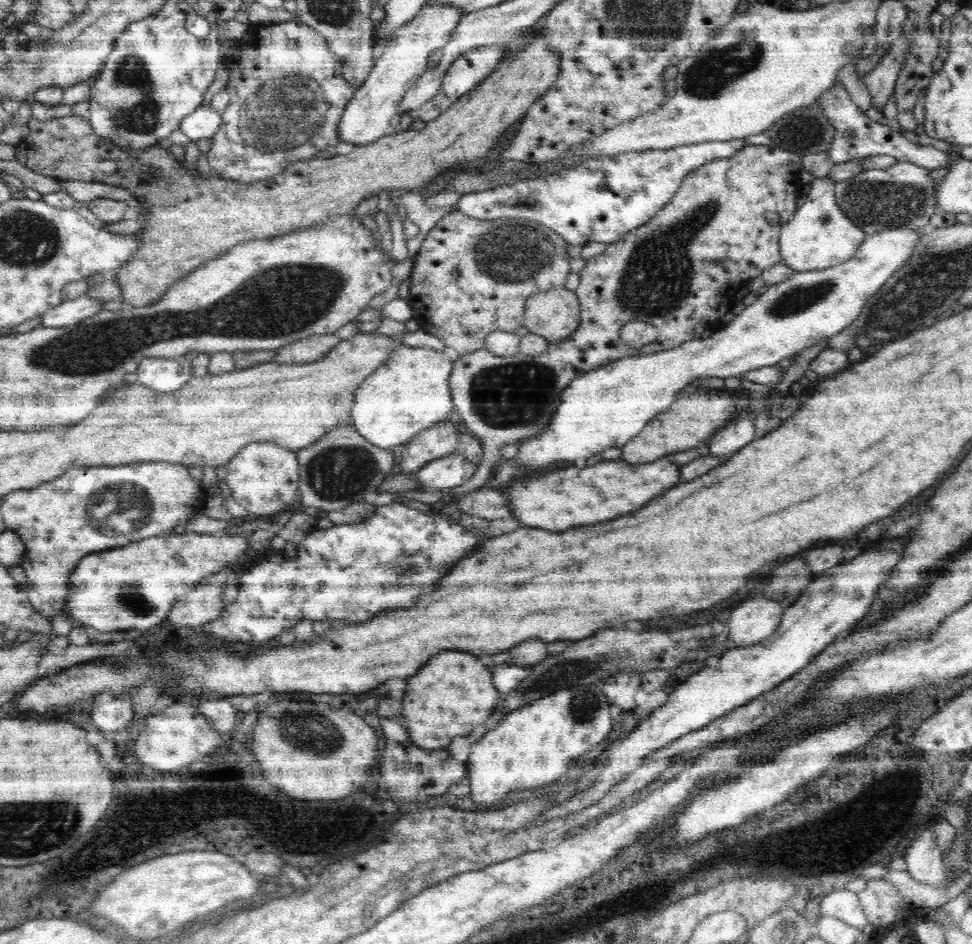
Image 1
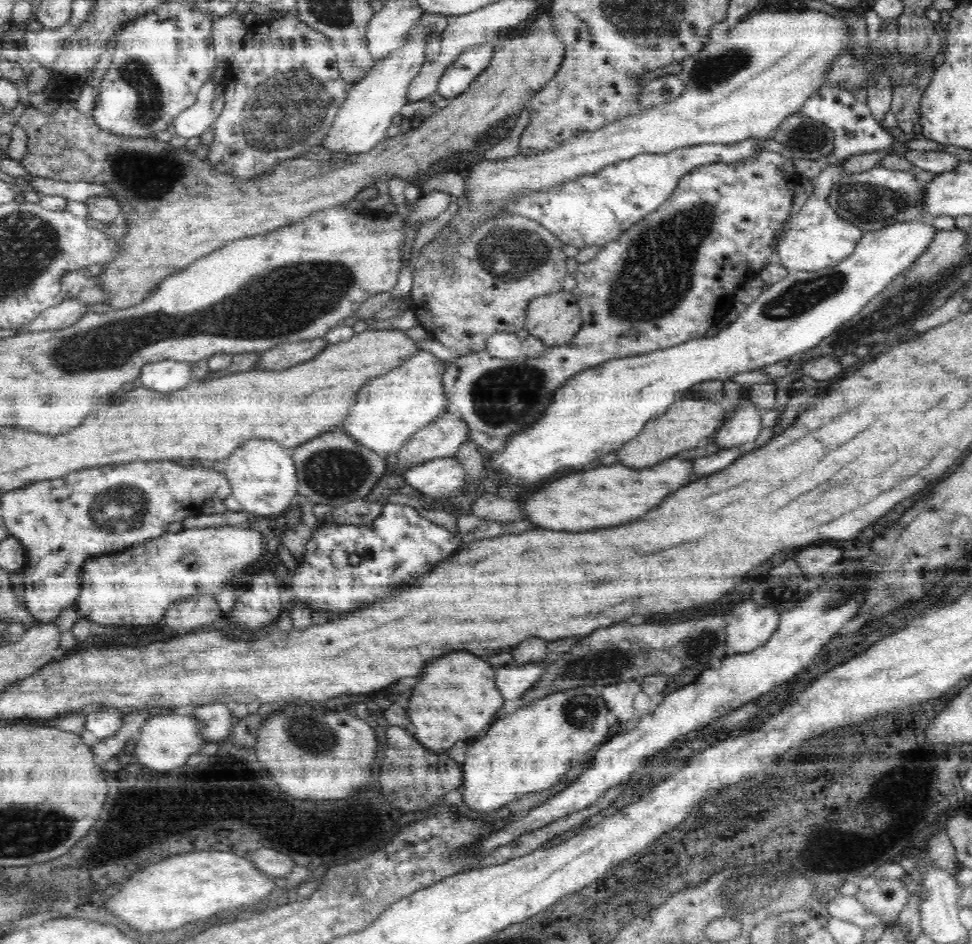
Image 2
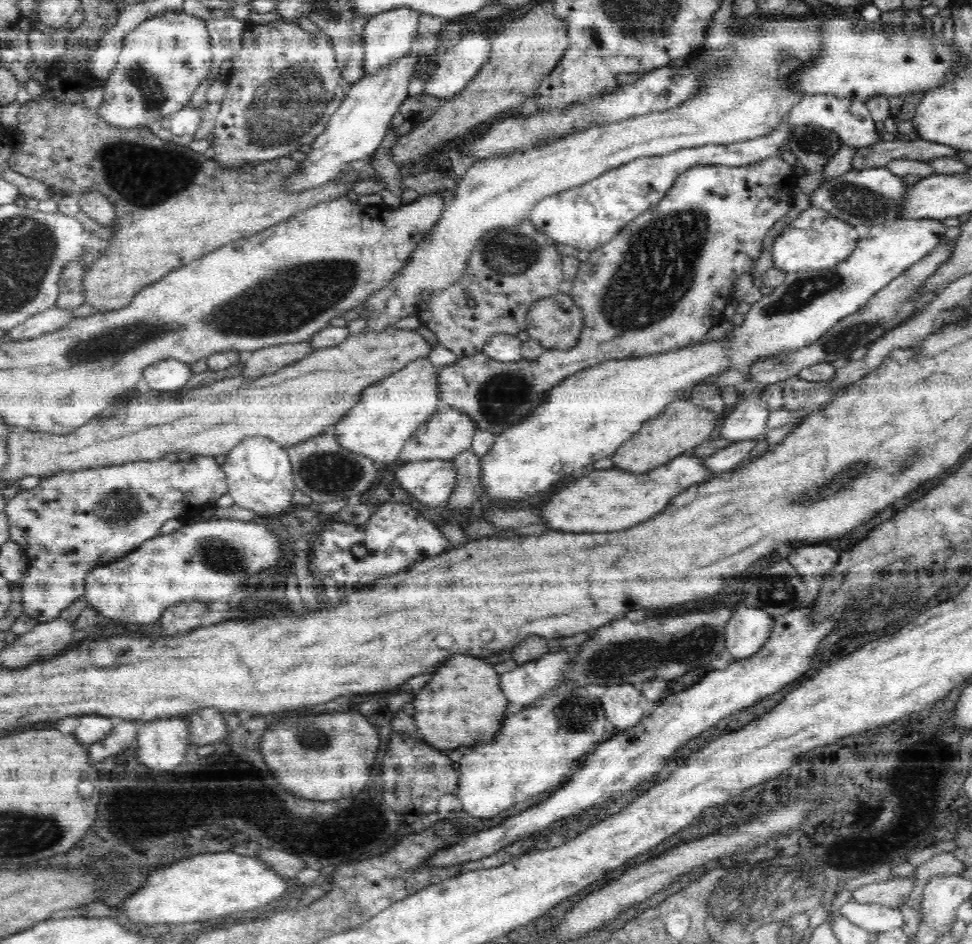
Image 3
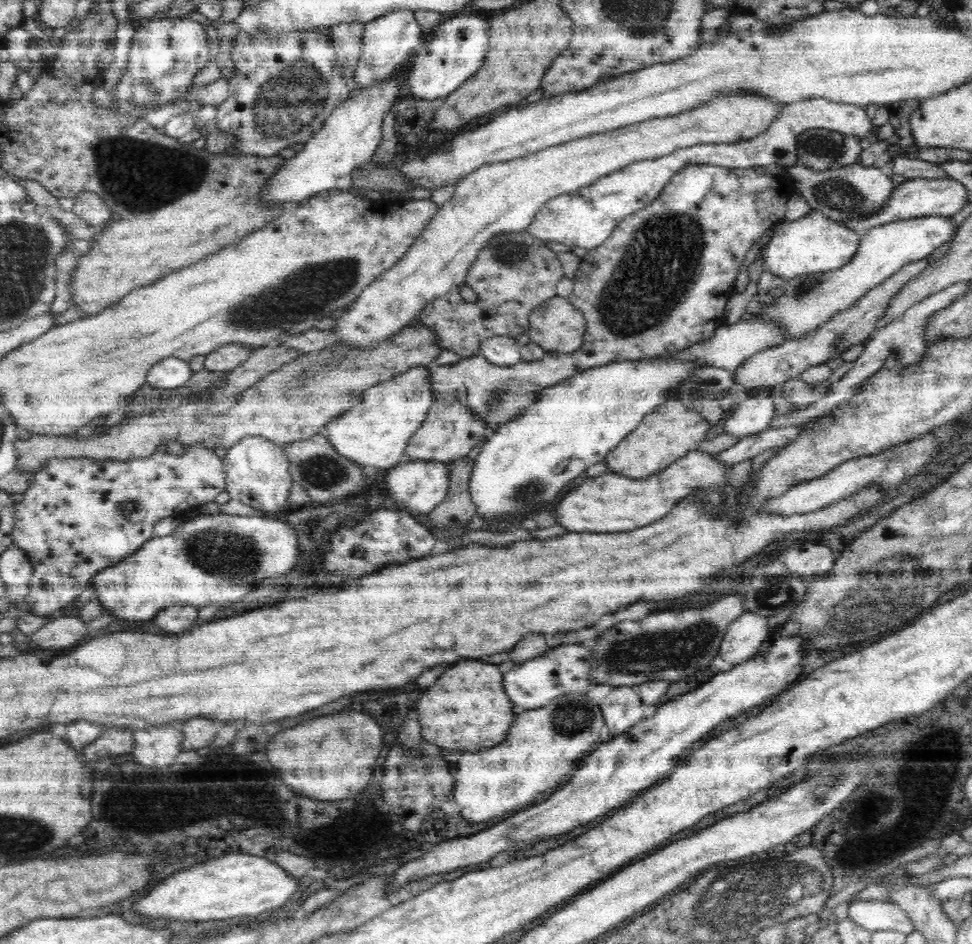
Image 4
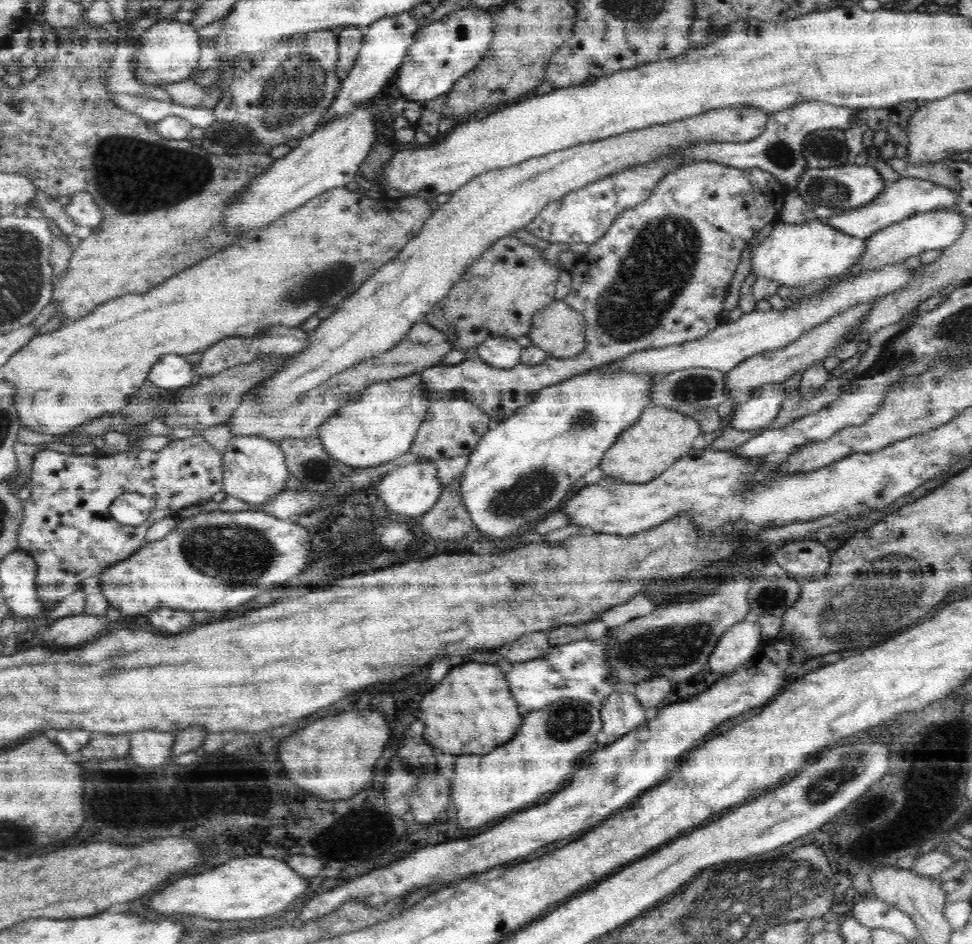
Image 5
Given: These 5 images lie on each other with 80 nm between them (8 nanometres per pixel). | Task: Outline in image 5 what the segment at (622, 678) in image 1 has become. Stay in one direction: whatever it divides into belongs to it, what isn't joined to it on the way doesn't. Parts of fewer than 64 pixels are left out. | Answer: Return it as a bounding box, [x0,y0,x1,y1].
[599,692,647,743]

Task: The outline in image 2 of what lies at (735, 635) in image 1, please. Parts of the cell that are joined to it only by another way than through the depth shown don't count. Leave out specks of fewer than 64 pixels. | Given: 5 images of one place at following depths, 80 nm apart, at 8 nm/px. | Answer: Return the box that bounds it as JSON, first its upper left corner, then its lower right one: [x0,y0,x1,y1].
[725,599,781,654]

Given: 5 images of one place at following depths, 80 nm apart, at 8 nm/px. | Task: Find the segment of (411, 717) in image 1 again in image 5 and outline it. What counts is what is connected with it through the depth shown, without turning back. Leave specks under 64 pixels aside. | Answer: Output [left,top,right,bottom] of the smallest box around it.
[420,662,522,754]

